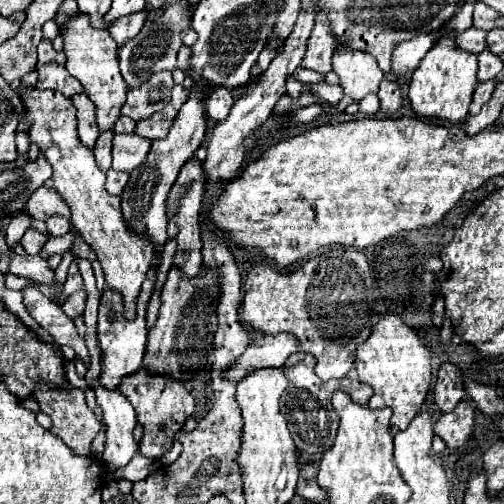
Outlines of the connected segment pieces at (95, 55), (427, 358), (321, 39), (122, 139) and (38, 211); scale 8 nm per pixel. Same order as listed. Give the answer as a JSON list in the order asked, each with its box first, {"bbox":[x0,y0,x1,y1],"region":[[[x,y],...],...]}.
[{"bbox":[61,14,127,132],"region":[[[85,14],[75,16],[75,20],[69,20],[61,36],[65,38],[67,70],[71,76],[75,76],[83,84],[85,94],[95,104],[99,130],[101,132],[113,130],[115,122],[121,116],[121,106],[125,104],[125,96],[127,96],[125,80],[121,80],[121,72],[117,68],[117,42],[111,38],[107,30],[93,28]]]},{"bbox":[355,314,431,430],"region":[[[397,314],[381,316],[371,336],[357,350],[355,370],[359,380],[373,388],[373,396],[367,406],[371,410],[391,408],[393,416],[389,426],[395,430],[405,430],[419,414],[431,384],[431,352],[419,342],[417,332],[405,326]]]},{"bbox":[301,12,333,74],"region":[[[325,12],[319,14],[311,38],[307,40],[307,52],[301,60],[301,66],[307,70],[315,70],[319,74],[331,72],[331,56],[333,56],[333,36],[329,36],[329,28],[325,28]]]},{"bbox":[113,134,151,172],"region":[[[115,134],[113,138],[113,170],[131,172],[137,168],[151,148],[151,140],[137,134]]]},{"bbox":[26,186,71,220],"region":[[[41,186],[31,195],[26,204],[26,210],[35,220],[47,220],[55,214],[71,220],[69,206],[61,200],[61,196],[57,192],[53,192],[47,186]]]}]

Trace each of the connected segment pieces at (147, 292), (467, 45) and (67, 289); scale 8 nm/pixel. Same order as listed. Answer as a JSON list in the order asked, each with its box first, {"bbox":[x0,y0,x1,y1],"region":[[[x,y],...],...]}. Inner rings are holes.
[{"bbox":[97,268,155,390],"region":[[[155,268],[149,270],[149,276],[143,284],[141,296],[139,296],[139,314],[135,320],[125,320],[123,316],[123,304],[117,292],[105,290],[101,296],[99,304],[99,326],[97,326],[97,336],[99,336],[99,348],[101,348],[101,380],[99,384],[105,386],[107,390],[117,390],[121,380],[133,372],[137,372],[143,366],[143,354],[145,354],[145,344],[147,344],[147,328],[145,328],[145,310],[147,302],[151,298],[155,284]]]},{"bbox":[457,28,485,54],"region":[[[469,28],[461,34],[457,34],[457,48],[469,52],[469,54],[481,54],[485,50],[485,30],[479,28]]]},{"bbox":[53,262,85,305],"region":[[[71,262],[69,274],[67,274],[67,282],[65,282],[65,286],[63,286],[63,293],[61,296],[53,298],[53,301],[61,305],[68,296],[71,296],[71,294],[77,292],[77,290],[85,290],[85,284],[83,284],[83,278],[81,278],[81,274],[79,274],[79,270],[77,270],[77,264]]]}]

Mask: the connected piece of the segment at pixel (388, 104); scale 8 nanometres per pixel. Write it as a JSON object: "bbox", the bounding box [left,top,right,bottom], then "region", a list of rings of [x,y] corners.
{"bbox":[379,80,403,116],"region":[[[383,80],[381,90],[379,90],[379,102],[381,102],[381,110],[379,110],[381,114],[385,114],[385,116],[395,114],[401,108],[401,102],[403,102],[399,86],[395,82]]]}

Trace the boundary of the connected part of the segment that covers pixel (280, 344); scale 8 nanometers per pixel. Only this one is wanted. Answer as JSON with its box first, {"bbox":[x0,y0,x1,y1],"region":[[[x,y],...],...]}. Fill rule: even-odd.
{"bbox":[223,334,299,384],"region":[[[289,334],[259,336],[231,364],[231,368],[223,372],[223,378],[237,384],[249,372],[253,372],[257,368],[281,368],[281,366],[285,366],[285,360],[289,358],[289,354],[293,354],[297,350],[299,350],[299,344],[297,344],[295,336],[289,336]]]}

